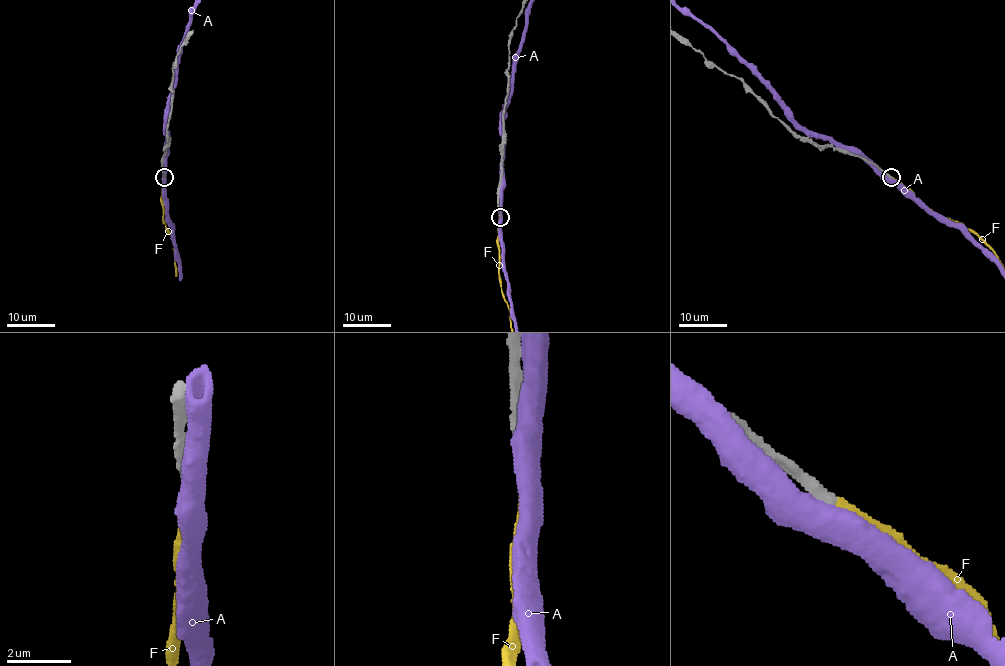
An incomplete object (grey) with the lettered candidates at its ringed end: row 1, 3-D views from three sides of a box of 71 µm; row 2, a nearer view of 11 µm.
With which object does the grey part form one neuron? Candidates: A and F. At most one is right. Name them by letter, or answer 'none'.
F

